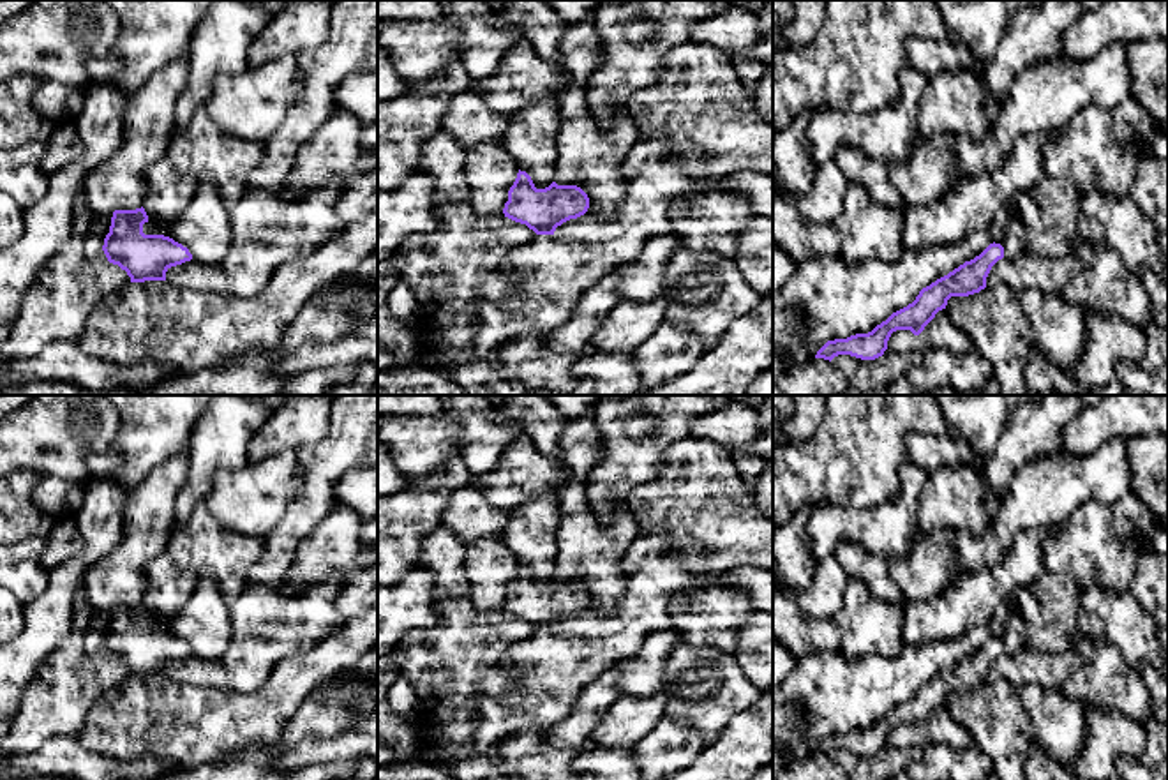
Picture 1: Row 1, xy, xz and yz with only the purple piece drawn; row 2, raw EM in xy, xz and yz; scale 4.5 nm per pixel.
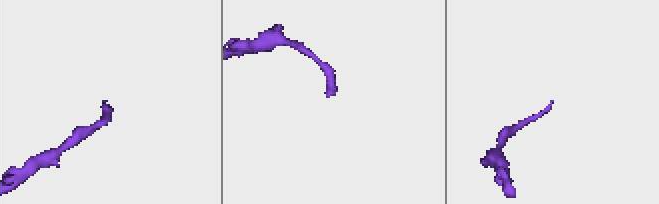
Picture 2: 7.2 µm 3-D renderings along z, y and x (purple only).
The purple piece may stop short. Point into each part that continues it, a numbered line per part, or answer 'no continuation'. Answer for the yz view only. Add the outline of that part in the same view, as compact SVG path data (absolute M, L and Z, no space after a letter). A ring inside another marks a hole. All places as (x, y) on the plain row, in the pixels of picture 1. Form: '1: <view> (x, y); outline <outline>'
1: yz (1013, 637); outline M1016 611L1009 612L1000 641L1004 642L1004 653L1007 655L1015 655L1025 646L1025 623Z

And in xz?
no continuation

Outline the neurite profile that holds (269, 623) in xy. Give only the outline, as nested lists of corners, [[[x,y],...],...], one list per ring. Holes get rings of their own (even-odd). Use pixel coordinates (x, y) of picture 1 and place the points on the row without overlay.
[[[321,581],[302,593],[282,586],[243,588],[229,605],[231,642],[215,660],[196,655],[171,662],[166,676],[199,686],[252,692],[291,655],[314,649],[330,632],[344,623],[337,600],[344,582]]]

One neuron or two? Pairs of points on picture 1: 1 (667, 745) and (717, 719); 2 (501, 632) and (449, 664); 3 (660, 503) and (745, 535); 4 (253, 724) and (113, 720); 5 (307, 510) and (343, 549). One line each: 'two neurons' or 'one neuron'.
1: two neurons
2: one neuron
3: one neuron
4: one neuron
5: two neurons

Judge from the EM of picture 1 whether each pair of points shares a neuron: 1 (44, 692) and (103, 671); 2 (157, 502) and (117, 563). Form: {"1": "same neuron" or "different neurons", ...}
{"1": "same neuron", "2": "same neuron"}

